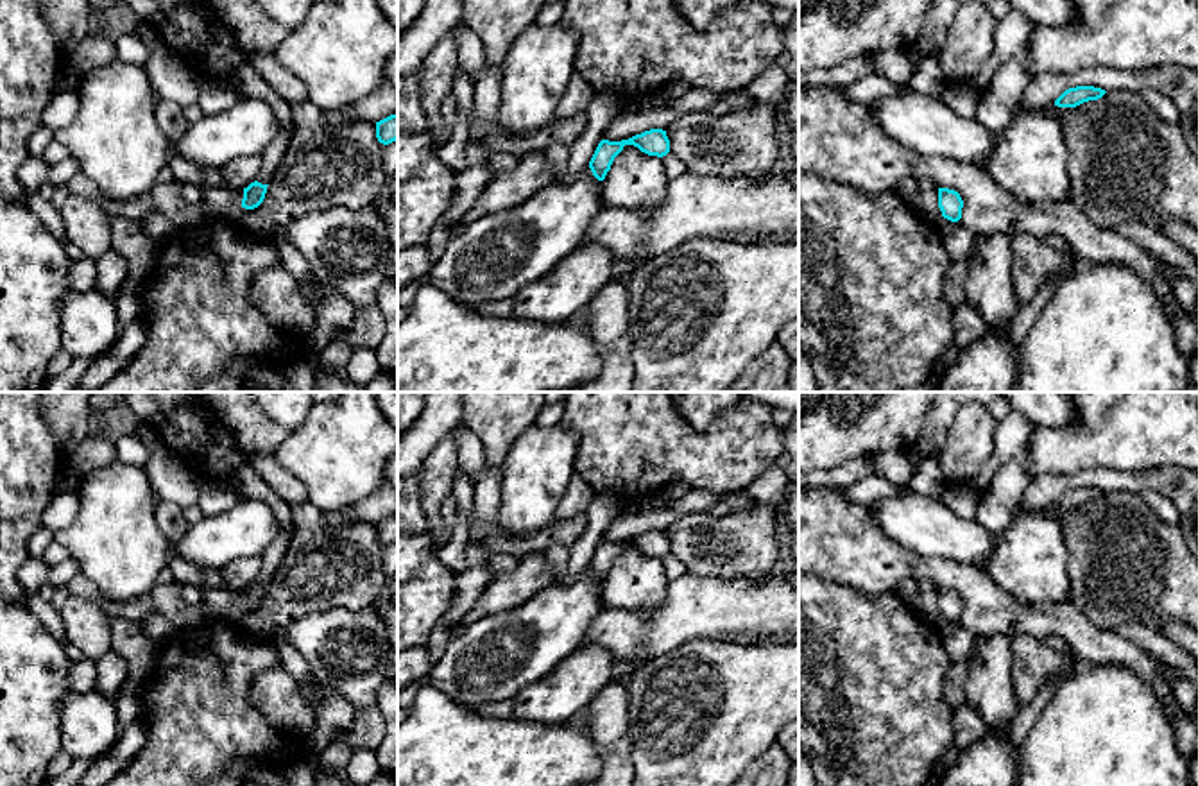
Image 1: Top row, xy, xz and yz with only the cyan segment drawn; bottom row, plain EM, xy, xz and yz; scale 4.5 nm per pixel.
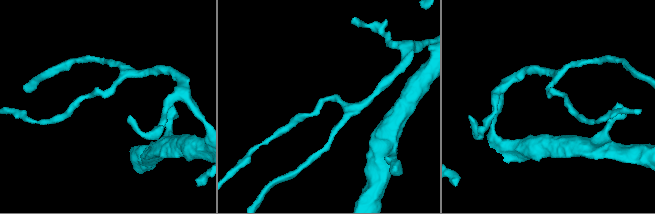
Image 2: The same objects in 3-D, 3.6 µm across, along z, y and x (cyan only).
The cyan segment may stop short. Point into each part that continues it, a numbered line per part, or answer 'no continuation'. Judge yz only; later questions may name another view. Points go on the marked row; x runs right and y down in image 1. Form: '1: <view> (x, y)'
no continuation

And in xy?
no continuation

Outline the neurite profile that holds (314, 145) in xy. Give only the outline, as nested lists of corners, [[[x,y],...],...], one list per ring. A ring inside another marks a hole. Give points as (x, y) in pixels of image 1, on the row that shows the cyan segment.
[[[310,100],[292,104],[290,113],[290,143],[260,211],[236,222],[254,238],[270,238],[292,218],[313,211],[372,206],[387,184],[376,124],[328,124]]]

